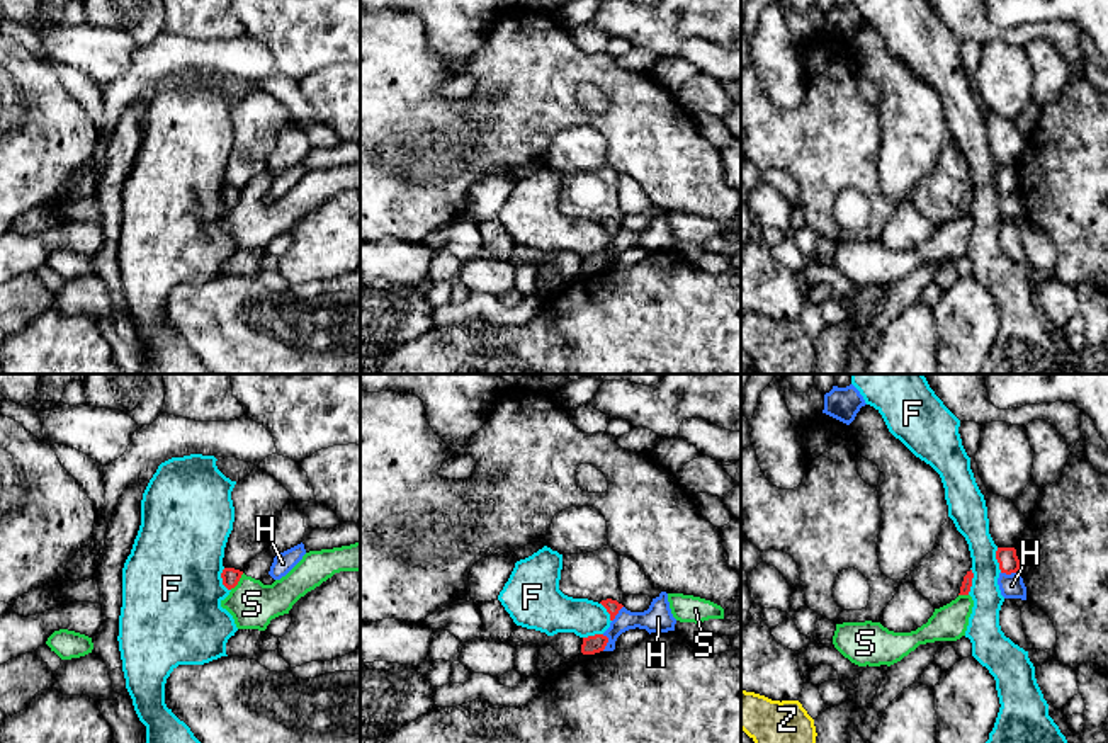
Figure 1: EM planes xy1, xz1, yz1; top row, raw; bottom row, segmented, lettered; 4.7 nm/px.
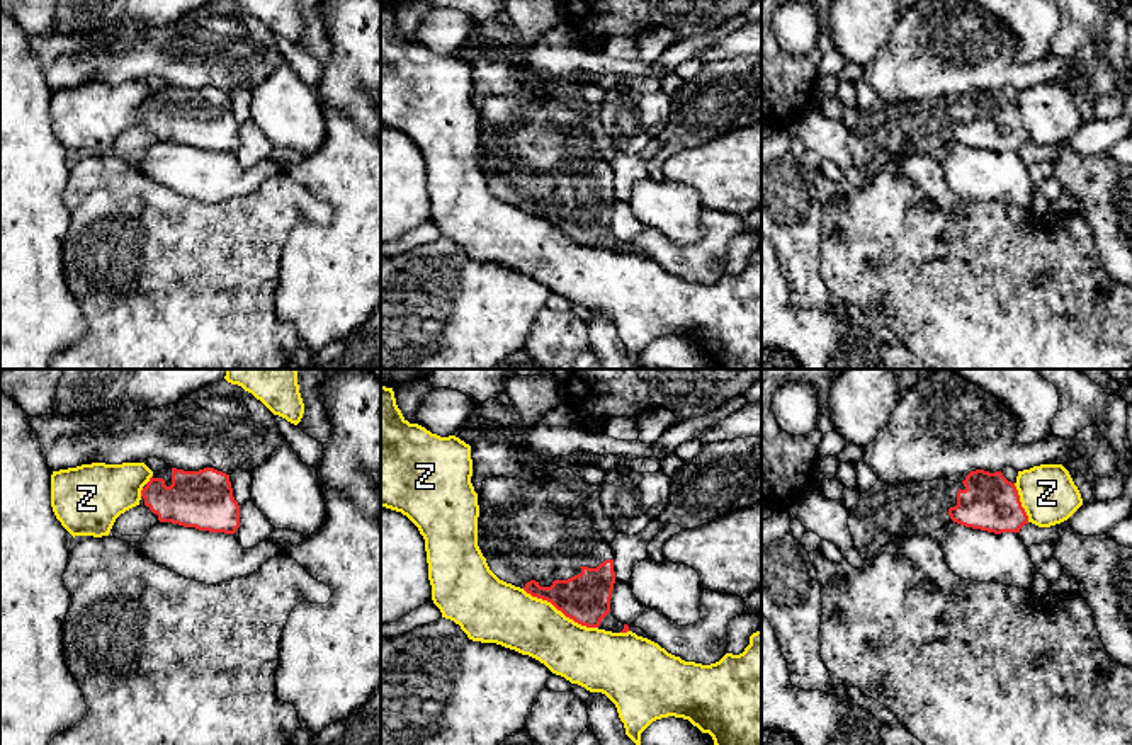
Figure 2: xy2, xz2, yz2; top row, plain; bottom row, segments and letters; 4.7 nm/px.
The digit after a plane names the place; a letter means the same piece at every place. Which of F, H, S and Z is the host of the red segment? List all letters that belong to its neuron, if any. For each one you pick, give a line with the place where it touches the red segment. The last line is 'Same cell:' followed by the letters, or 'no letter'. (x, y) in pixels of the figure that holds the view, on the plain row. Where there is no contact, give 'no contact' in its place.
Same cell: no letter

